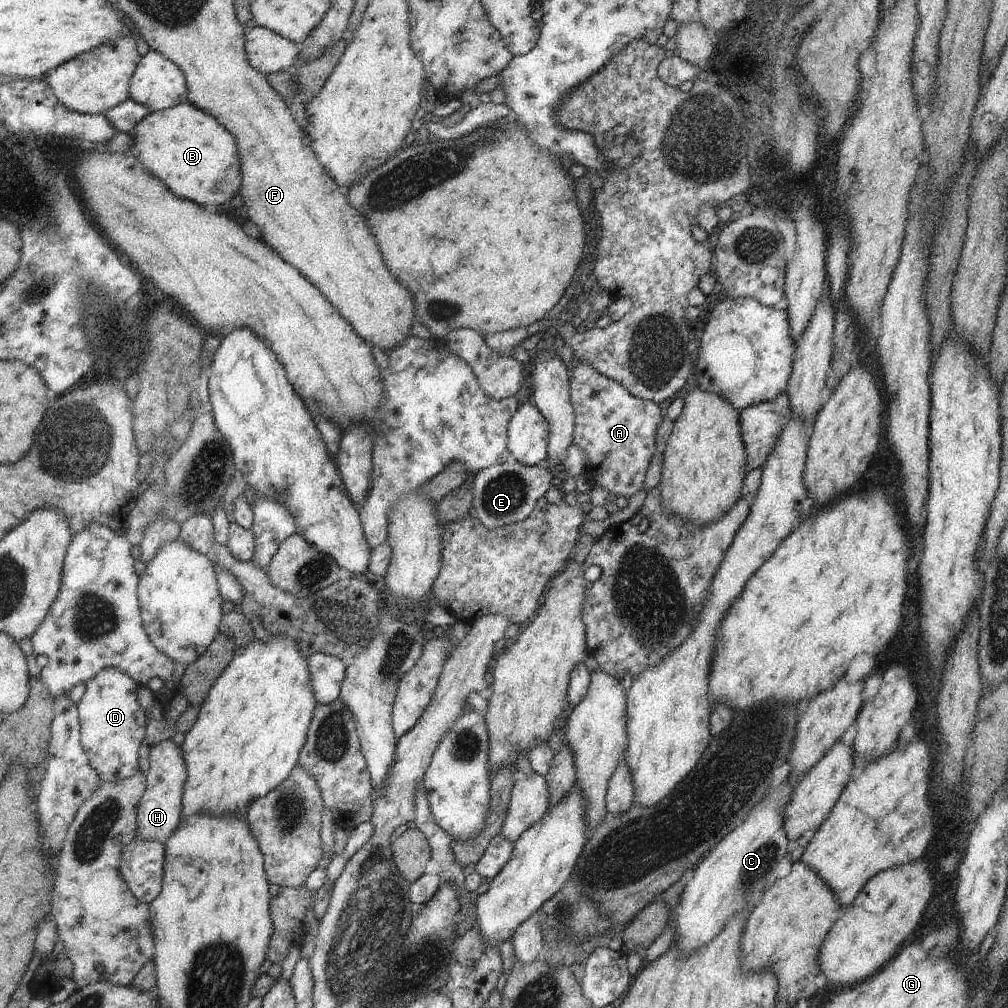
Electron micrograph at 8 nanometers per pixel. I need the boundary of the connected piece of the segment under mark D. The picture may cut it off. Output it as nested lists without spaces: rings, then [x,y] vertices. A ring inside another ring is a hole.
[[[108,667],[85,682],[85,692],[77,704],[82,748],[105,783],[129,779],[138,772],[147,716],[136,701],[137,690],[132,678]]]

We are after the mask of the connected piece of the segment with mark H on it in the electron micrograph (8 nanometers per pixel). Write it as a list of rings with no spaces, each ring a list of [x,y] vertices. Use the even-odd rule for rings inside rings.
[[[163,738],[149,748],[146,788],[137,806],[137,829],[140,839],[166,844],[182,820],[182,795],[187,775],[179,740]]]

